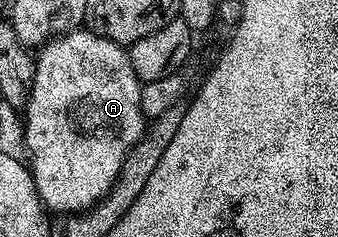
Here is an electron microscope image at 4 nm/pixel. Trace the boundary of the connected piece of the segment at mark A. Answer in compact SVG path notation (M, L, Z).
M88 29L64 32L36 52L33 83L23 108L27 166L33 172L35 189L46 212L62 211L62 216L85 213L109 194L125 159L140 143L147 120L141 112L142 82L129 60L128 50Z

